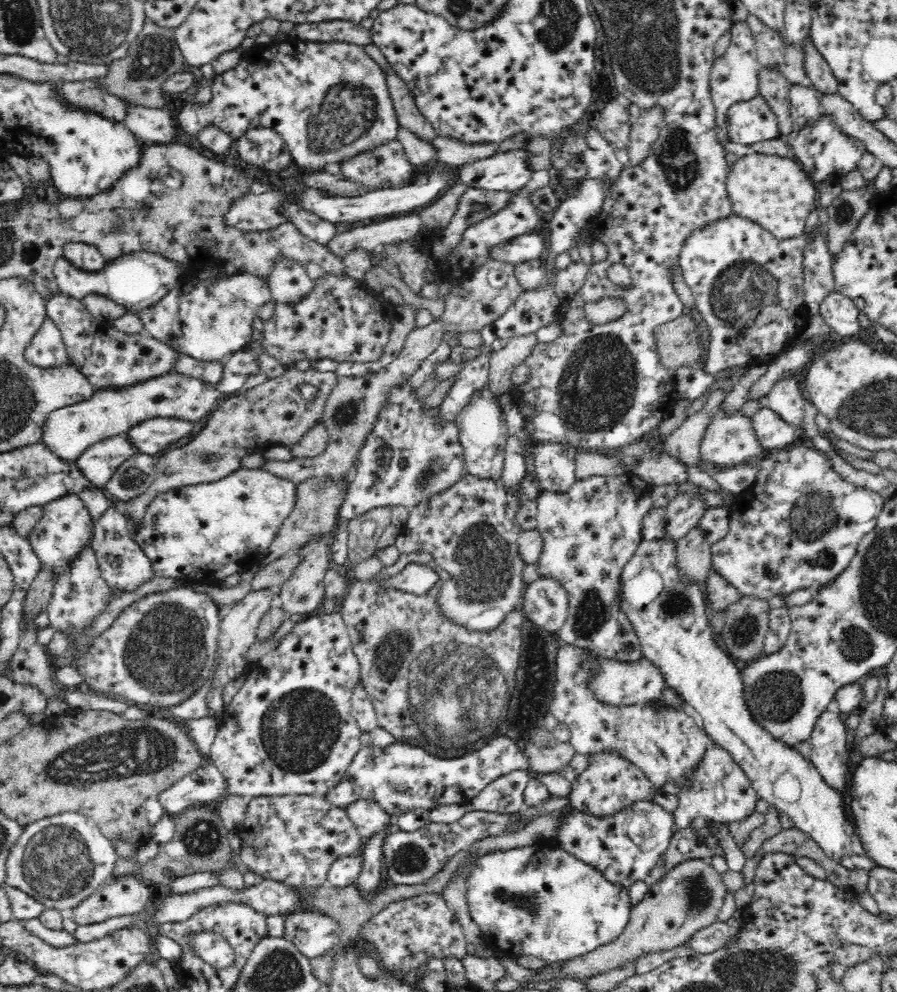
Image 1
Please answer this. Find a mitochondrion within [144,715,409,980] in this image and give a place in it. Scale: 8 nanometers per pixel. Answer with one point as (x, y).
(201, 839)

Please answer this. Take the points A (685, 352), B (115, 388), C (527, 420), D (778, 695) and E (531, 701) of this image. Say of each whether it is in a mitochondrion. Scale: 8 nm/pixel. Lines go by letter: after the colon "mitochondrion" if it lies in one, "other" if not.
A: other
B: other
C: other
D: mitochondrion
E: mitochondrion

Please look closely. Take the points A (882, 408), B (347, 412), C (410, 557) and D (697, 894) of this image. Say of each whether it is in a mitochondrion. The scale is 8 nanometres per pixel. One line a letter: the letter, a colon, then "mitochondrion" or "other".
A: mitochondrion
B: mitochondrion
C: other
D: mitochondrion

